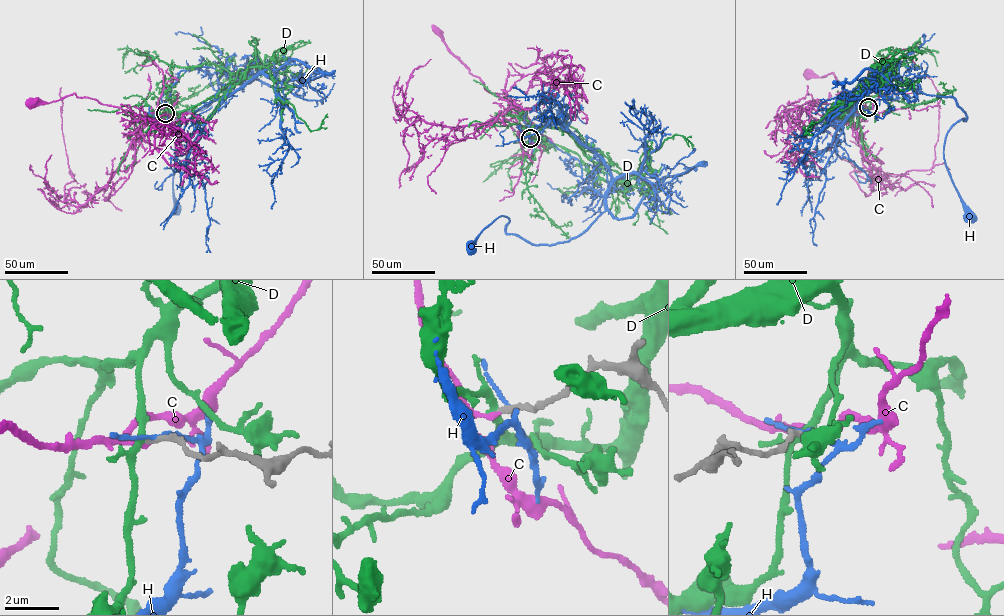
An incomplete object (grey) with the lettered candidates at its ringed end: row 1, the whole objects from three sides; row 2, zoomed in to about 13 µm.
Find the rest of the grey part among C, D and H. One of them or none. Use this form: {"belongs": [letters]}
{"belongs": ["C"]}

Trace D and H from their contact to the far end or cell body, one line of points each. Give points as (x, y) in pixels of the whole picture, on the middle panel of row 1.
D: (530, 138), (542, 127), (561, 128), (593, 161), (632, 176), (650, 146), (655, 151), (675, 134), (692, 148)
H: (531, 138), (533, 120), (554, 118), (599, 157), (605, 211), (551, 244), (498, 217), (472, 249)

